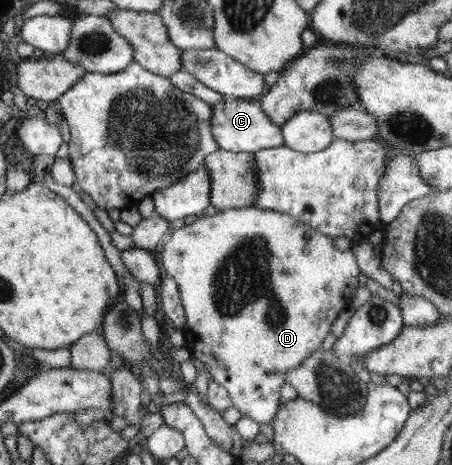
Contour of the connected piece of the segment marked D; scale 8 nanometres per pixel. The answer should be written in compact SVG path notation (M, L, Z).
M257 206L242 209L225 209L213 216L202 215L192 224L183 225L180 229L171 230L164 241L162 260L160 262L167 274L175 279L186 315L186 326L182 328L186 335L185 348L191 349L198 359L199 366L205 372L213 375L212 379L229 391L233 407L237 408L243 417L249 417L260 424L271 424L280 404L281 387L286 382L285 374L290 369L298 368L309 354L321 349L322 343L331 333L331 327L336 322L340 312L351 303L355 290L359 287L359 270L353 250L341 251L333 243L333 237L319 232L313 227L303 224L289 213L259 208Z

